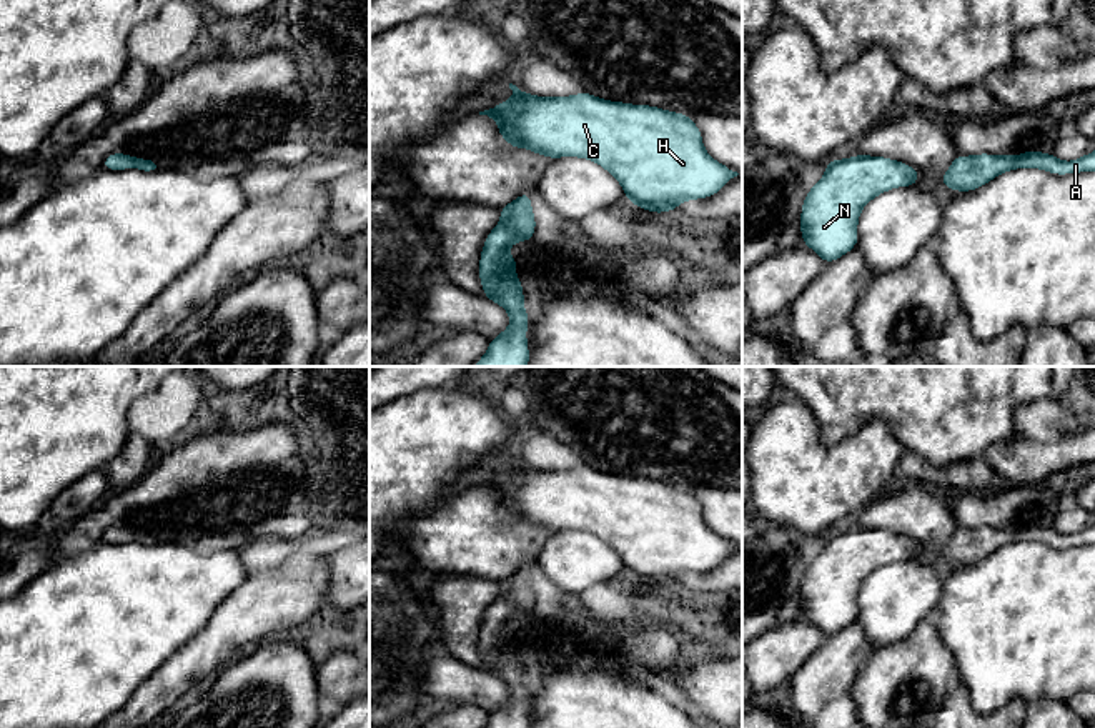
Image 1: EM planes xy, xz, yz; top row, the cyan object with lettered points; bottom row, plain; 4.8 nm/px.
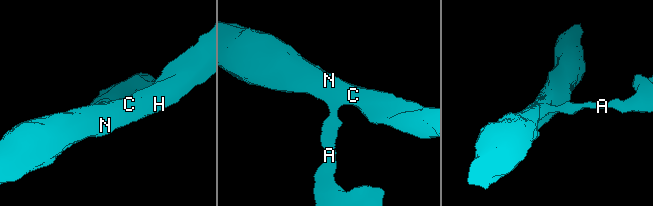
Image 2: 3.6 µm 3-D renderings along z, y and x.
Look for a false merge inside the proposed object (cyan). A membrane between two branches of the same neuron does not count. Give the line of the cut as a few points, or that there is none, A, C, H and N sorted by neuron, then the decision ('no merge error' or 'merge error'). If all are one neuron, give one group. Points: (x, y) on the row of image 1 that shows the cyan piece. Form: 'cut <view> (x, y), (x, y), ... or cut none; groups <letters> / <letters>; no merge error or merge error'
cut none; groups A C H N; no merge error

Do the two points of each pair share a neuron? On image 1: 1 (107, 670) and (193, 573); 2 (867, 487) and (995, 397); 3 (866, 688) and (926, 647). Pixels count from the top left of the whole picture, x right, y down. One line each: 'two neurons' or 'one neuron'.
1: one neuron
2: two neurons
3: one neuron

